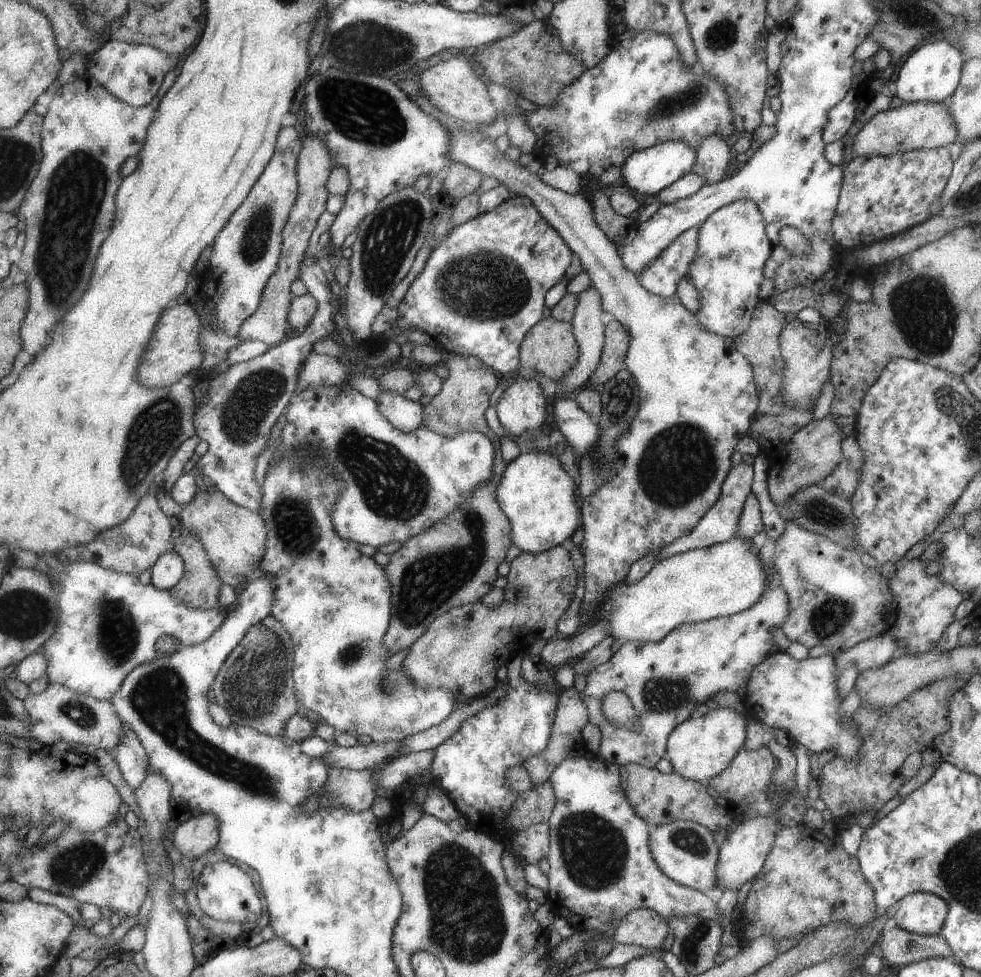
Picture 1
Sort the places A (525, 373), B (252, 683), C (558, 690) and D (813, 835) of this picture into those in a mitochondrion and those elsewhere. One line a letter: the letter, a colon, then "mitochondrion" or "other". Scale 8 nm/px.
A: other
B: mitochondrion
C: other
D: other

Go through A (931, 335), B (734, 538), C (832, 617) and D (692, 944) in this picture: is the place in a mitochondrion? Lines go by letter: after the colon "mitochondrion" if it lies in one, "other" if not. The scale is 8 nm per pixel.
A: mitochondrion
B: other
C: mitochondrion
D: mitochondrion

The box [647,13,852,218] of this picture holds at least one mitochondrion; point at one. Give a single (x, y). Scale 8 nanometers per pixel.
(722, 33)

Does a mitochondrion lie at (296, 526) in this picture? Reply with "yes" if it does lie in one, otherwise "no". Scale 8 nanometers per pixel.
yes

